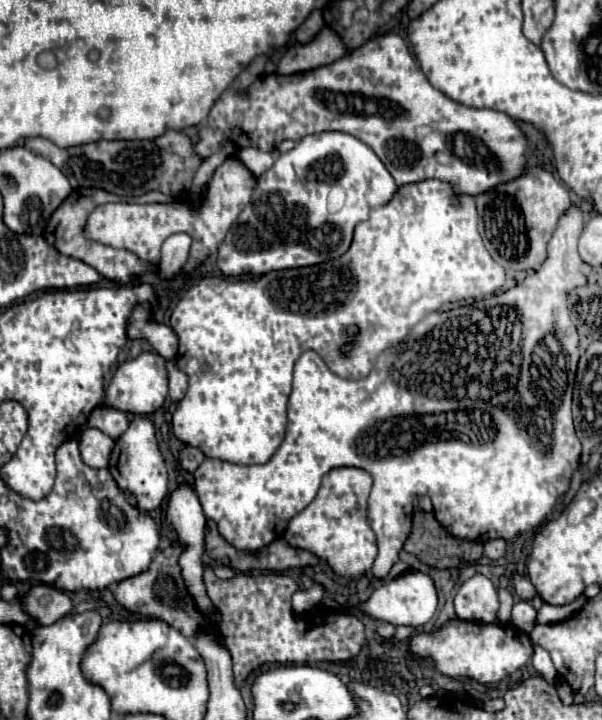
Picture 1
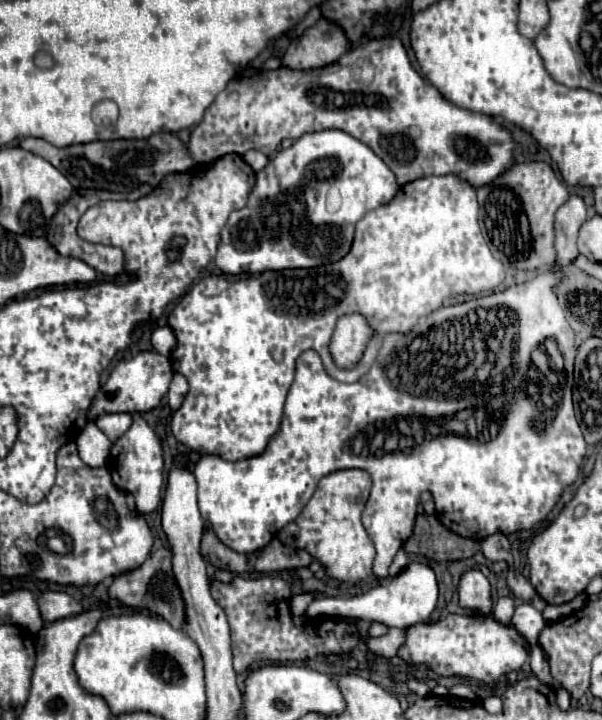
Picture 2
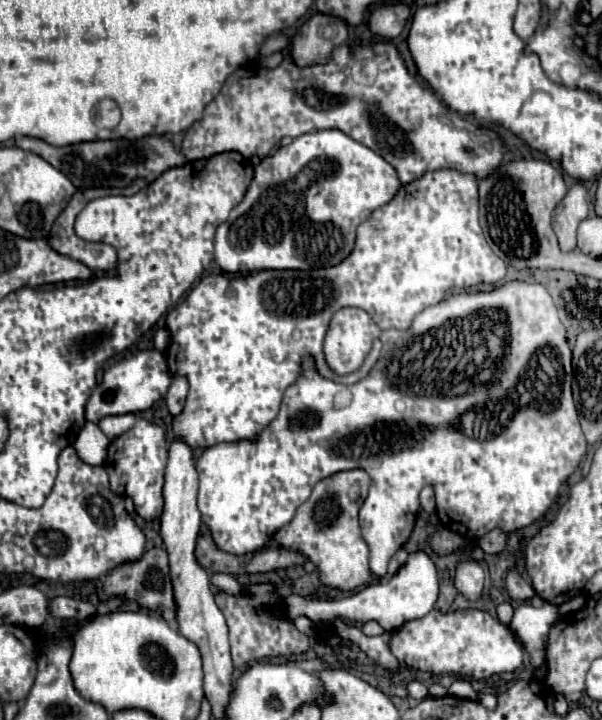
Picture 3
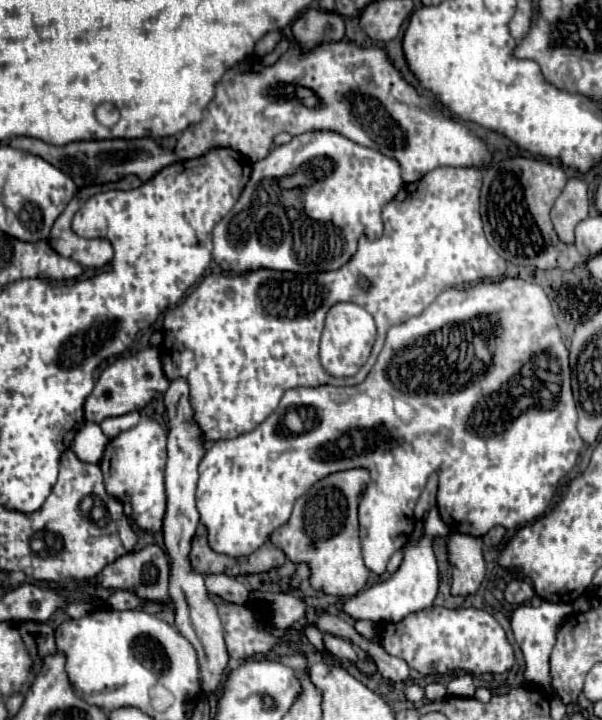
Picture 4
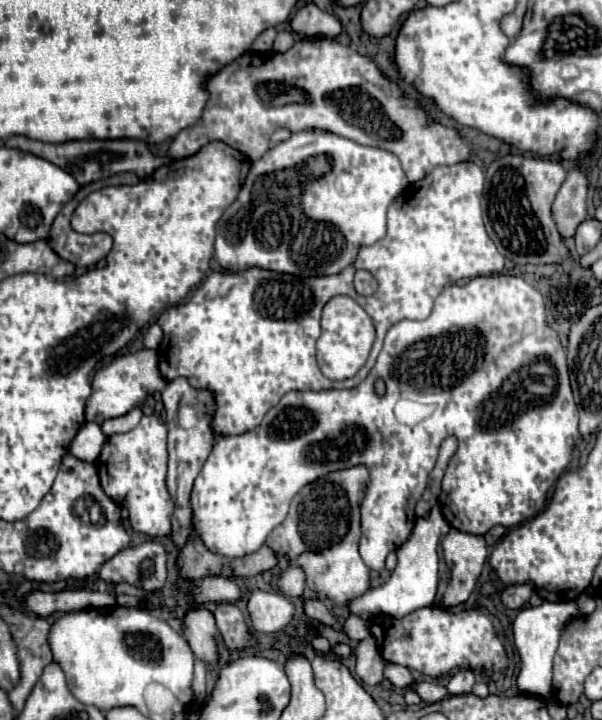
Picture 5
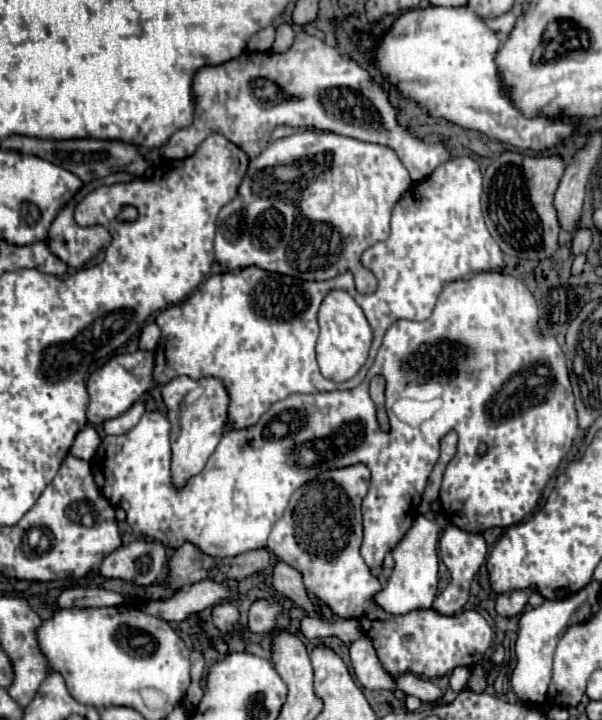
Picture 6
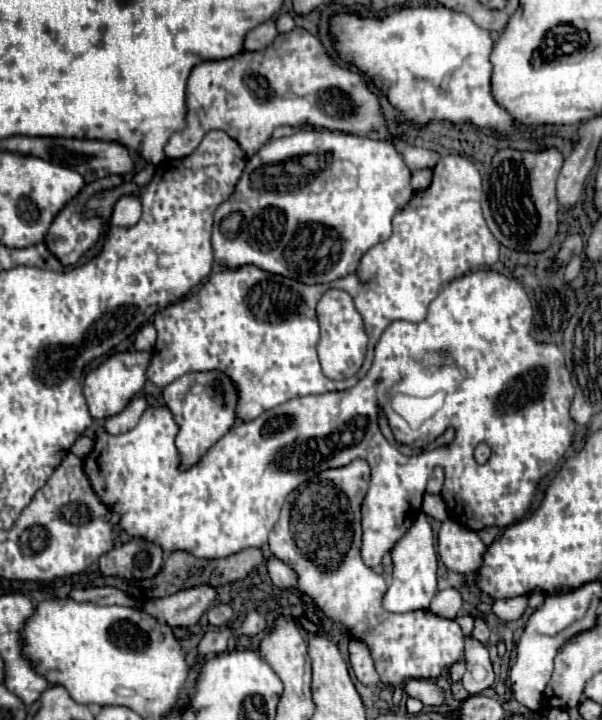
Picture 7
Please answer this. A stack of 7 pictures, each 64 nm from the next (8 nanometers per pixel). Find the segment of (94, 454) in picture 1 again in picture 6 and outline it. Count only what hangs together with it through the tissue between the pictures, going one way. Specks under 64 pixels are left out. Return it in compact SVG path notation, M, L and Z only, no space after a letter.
M88 424L74 438L74 444L70 448L70 454L76 456L76 458L82 458L82 460L90 460L92 454L96 452L96 446L100 446L100 434L96 432L96 428L92 424Z

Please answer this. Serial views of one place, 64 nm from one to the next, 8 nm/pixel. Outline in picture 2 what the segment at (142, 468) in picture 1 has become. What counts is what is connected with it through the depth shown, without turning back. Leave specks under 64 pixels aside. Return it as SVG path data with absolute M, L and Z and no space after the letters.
M140 416L134 418L134 424L130 426L130 430L112 444L106 468L112 474L114 486L122 492L128 490L134 496L136 510L140 514L150 514L160 508L162 489L165 484L162 442L160 442L158 434L146 424L144 418L140 418Z

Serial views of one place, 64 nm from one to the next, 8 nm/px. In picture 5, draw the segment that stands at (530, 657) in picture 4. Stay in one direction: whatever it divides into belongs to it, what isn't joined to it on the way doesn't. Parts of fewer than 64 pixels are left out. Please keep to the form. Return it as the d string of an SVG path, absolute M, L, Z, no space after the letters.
M544 600L536 608L522 608L514 620L514 644L520 654L520 672L516 678L520 694L548 696L552 686L552 658L562 630L572 622L572 618L582 616L578 604L572 602L548 602Z

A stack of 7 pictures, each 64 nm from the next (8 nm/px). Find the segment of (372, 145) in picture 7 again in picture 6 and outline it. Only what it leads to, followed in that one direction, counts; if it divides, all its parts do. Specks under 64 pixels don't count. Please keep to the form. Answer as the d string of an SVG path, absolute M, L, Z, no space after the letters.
M300 130L300 132L294 132L288 138L280 138L280 140L270 142L268 148L260 156L250 160L250 166L248 166L248 170L244 174L244 180L242 180L242 184L238 188L238 196L234 200L230 200L220 210L220 214L218 214L216 238L214 238L216 260L218 260L218 264L224 270L242 270L246 266L258 266L258 268L268 270L268 272L278 272L278 274L294 276L294 278L308 280L308 282L322 282L322 280L336 278L338 274L352 272L356 278L360 278L358 280L358 290L360 292L374 292L376 290L376 278L366 268L362 268L360 256L362 256L362 252L366 248L370 248L376 242L388 238L392 208L410 190L410 186L412 186L412 180L408 176L408 170L402 166L402 162L398 160L396 152L392 148L388 148L388 146L372 144L372 142L362 142L362 140L340 136L340 134L334 134L334 132L320 132L320 130Z

